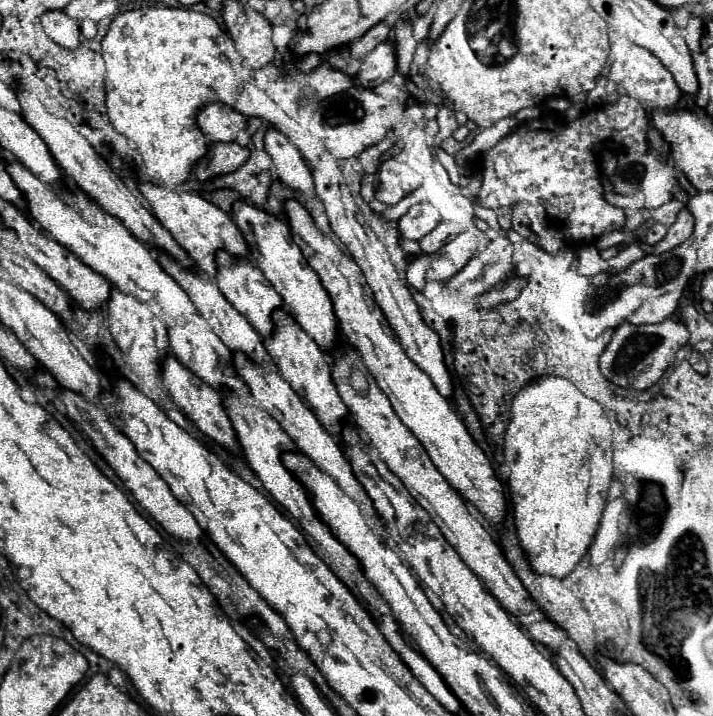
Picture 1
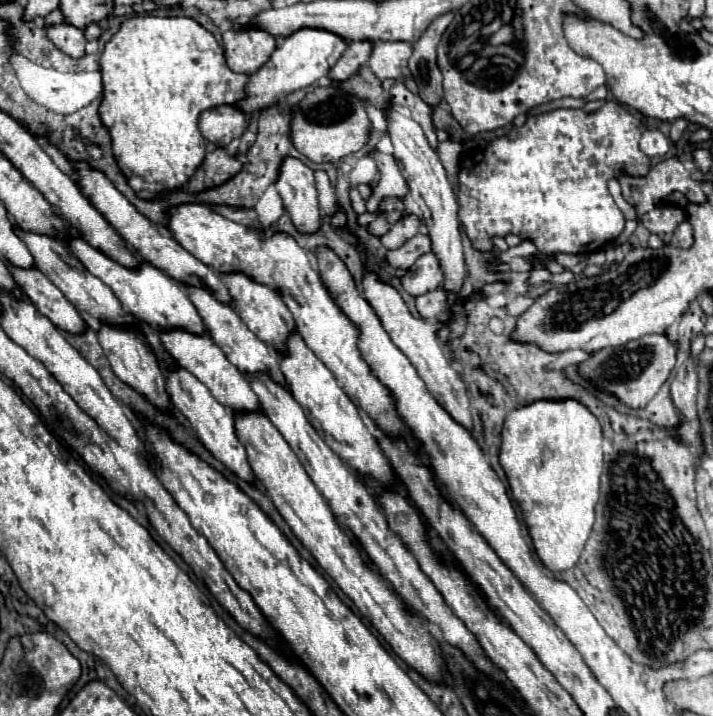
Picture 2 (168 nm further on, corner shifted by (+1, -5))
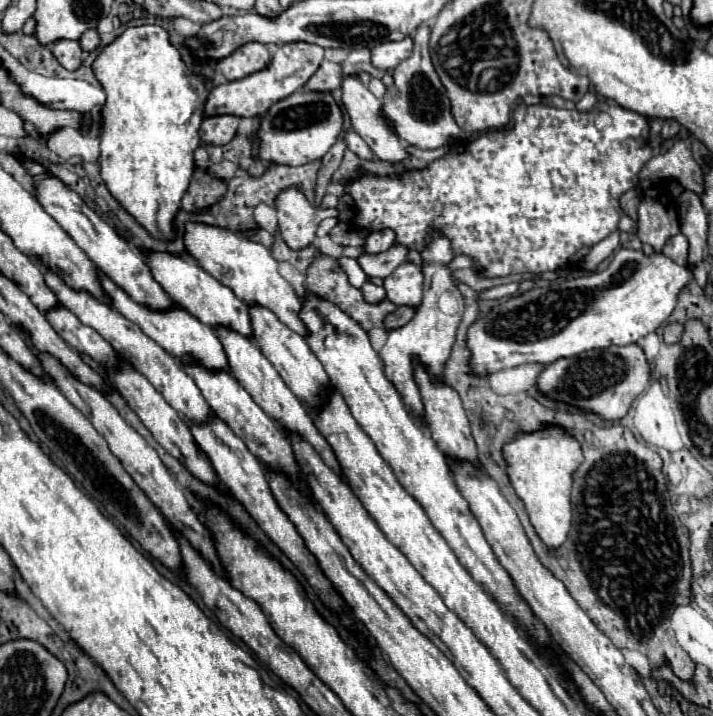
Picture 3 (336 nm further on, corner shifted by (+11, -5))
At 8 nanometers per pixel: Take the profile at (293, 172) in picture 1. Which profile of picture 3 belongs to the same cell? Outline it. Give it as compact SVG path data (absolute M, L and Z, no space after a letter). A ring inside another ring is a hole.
M296 186L284 188L276 196L276 212L280 234L292 250L300 250L312 244L318 224L324 218L339 215L337 208L321 210L312 206Z

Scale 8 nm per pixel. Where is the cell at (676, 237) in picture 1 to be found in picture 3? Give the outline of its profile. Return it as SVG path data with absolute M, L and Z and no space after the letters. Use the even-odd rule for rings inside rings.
M684 234L672 236L662 250L668 258L672 258L676 264L686 264L688 262L688 240Z

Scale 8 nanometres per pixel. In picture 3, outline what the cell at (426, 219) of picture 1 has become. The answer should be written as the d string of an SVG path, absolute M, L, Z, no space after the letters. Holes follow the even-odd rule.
M386 228L386 230L380 230L380 232L372 232L366 242L364 242L364 248L366 252L370 254L378 254L378 252L384 252L388 250L392 244L396 242L396 232Z

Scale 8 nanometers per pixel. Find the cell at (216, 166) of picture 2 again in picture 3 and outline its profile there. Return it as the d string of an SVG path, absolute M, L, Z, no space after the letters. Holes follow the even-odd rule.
M194 168L192 182L182 196L182 208L188 212L204 210L204 206L212 206L216 198L222 198L226 190L226 182L220 178L214 178L208 170L204 168Z

